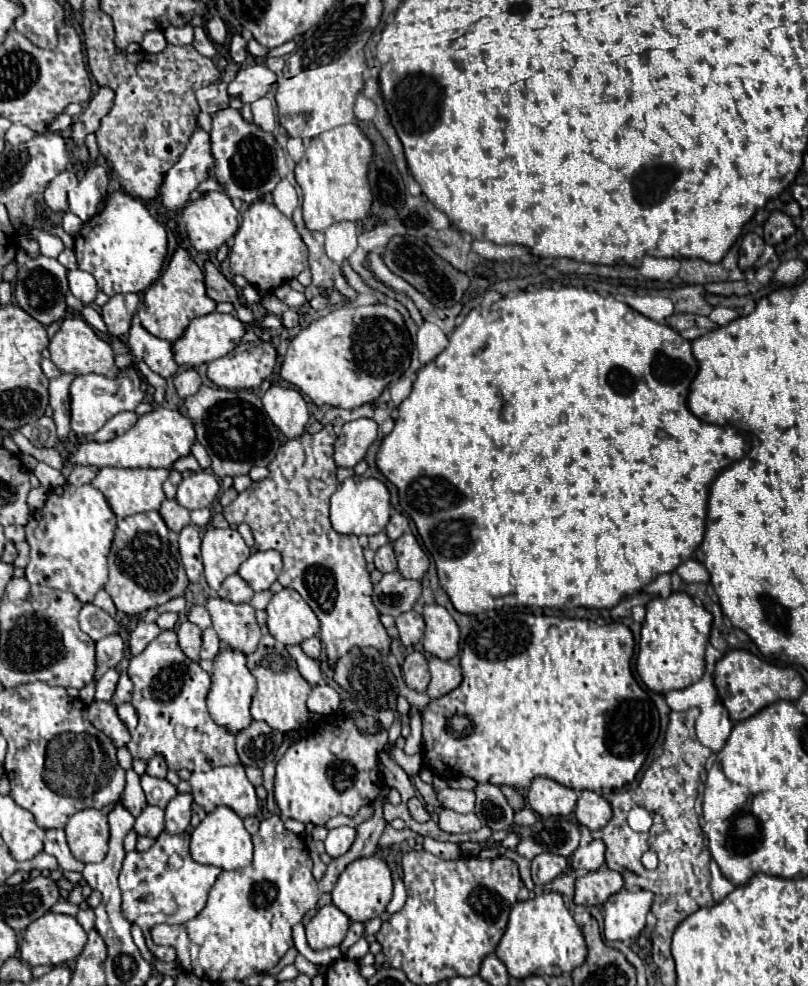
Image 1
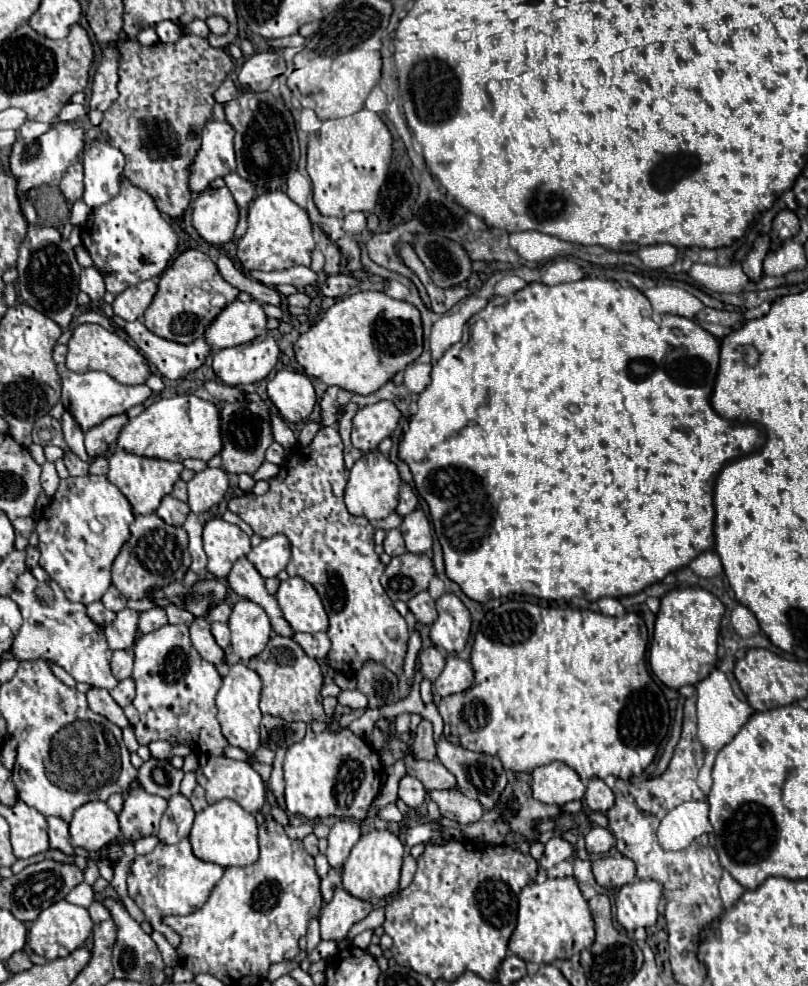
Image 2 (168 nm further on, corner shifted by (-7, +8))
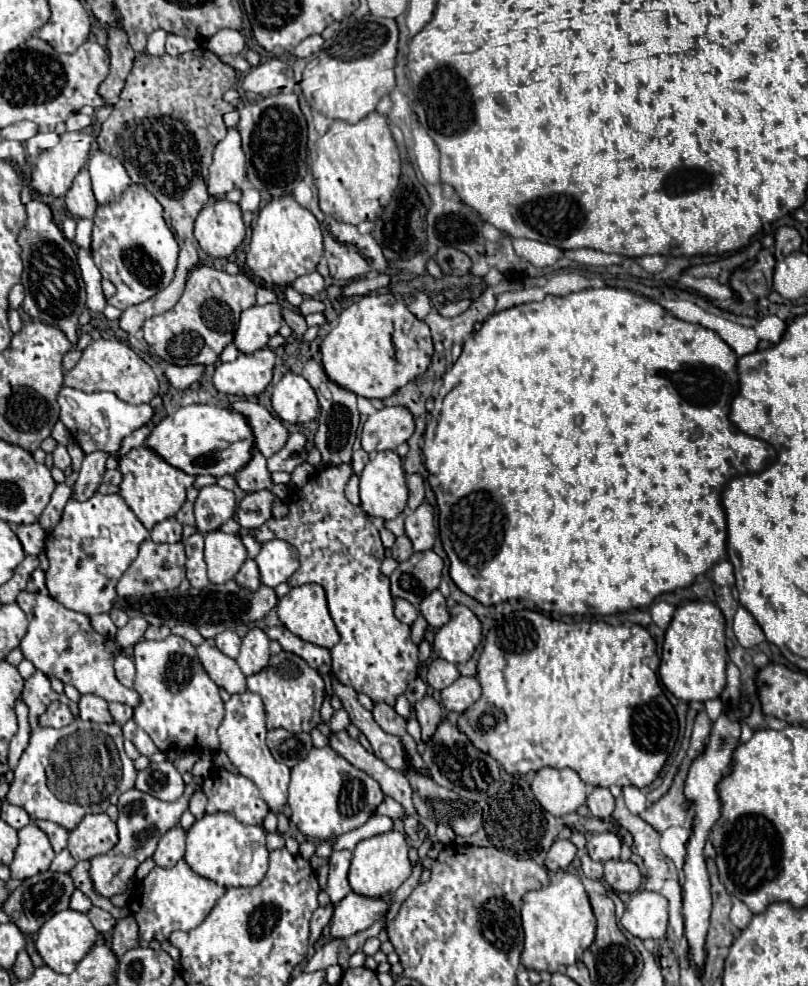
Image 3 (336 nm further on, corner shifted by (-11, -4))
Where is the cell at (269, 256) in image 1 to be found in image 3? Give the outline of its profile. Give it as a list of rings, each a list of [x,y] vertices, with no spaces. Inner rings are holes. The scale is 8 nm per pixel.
[[[282,196],[268,202],[252,228],[252,242],[246,252],[246,266],[250,272],[270,286],[288,286],[298,276],[316,270],[318,260],[324,252],[322,232],[318,220],[310,210],[302,208],[292,196]]]

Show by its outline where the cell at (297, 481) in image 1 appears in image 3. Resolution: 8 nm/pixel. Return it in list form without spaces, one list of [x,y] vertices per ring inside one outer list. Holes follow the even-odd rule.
[[[350,464],[338,466],[324,466],[316,472],[300,490],[294,502],[288,504],[288,514],[284,518],[270,518],[258,528],[250,528],[250,536],[254,536],[260,544],[266,544],[274,538],[286,540],[292,544],[300,554],[300,568],[290,576],[288,584],[302,586],[302,584],[320,584],[328,596],[328,610],[338,628],[340,642],[330,650],[332,654],[332,674],[338,682],[354,688],[356,692],[364,692],[374,702],[384,700],[394,706],[396,698],[406,690],[408,684],[416,678],[416,664],[418,664],[418,646],[410,638],[410,626],[402,624],[394,616],[394,600],[390,596],[390,580],[380,572],[380,564],[386,558],[384,546],[380,542],[380,534],[368,516],[362,512],[360,506],[348,502],[344,490],[350,480],[352,468]]]

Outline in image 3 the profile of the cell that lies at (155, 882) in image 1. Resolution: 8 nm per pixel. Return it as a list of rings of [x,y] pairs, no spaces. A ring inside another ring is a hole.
[[[180,860],[174,868],[158,868],[136,884],[130,894],[128,908],[138,922],[140,936],[146,940],[164,942],[174,930],[192,930],[196,928],[212,910],[216,900],[224,894],[224,888],[214,884],[208,878],[196,874],[186,860]]]

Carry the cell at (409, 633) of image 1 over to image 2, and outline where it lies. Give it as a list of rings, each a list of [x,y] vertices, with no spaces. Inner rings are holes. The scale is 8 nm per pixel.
[[[428,592],[416,594],[408,602],[408,608],[410,608],[410,612],[414,612],[414,616],[416,616],[416,620],[420,624],[428,624],[430,626],[436,620],[436,616],[438,616],[438,612],[436,612],[436,600],[432,600]]]

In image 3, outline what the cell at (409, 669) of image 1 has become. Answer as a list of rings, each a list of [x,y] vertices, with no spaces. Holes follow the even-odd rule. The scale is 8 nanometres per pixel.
[[[436,658],[430,666],[428,666],[428,684],[434,688],[434,690],[442,690],[446,686],[450,686],[456,678],[460,676],[460,672],[456,670],[456,664],[450,664],[446,660],[440,660]]]

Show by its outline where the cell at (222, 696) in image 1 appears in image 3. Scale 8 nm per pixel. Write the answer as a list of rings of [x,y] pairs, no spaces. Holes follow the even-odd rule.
[[[250,690],[242,694],[232,694],[226,702],[226,716],[224,722],[218,728],[220,736],[220,750],[228,754],[230,762],[238,768],[238,772],[246,778],[250,778],[266,804],[272,812],[282,810],[288,798],[288,782],[290,782],[290,768],[286,764],[280,764],[272,758],[268,746],[266,746],[266,724],[264,724],[264,704],[262,698]]]

